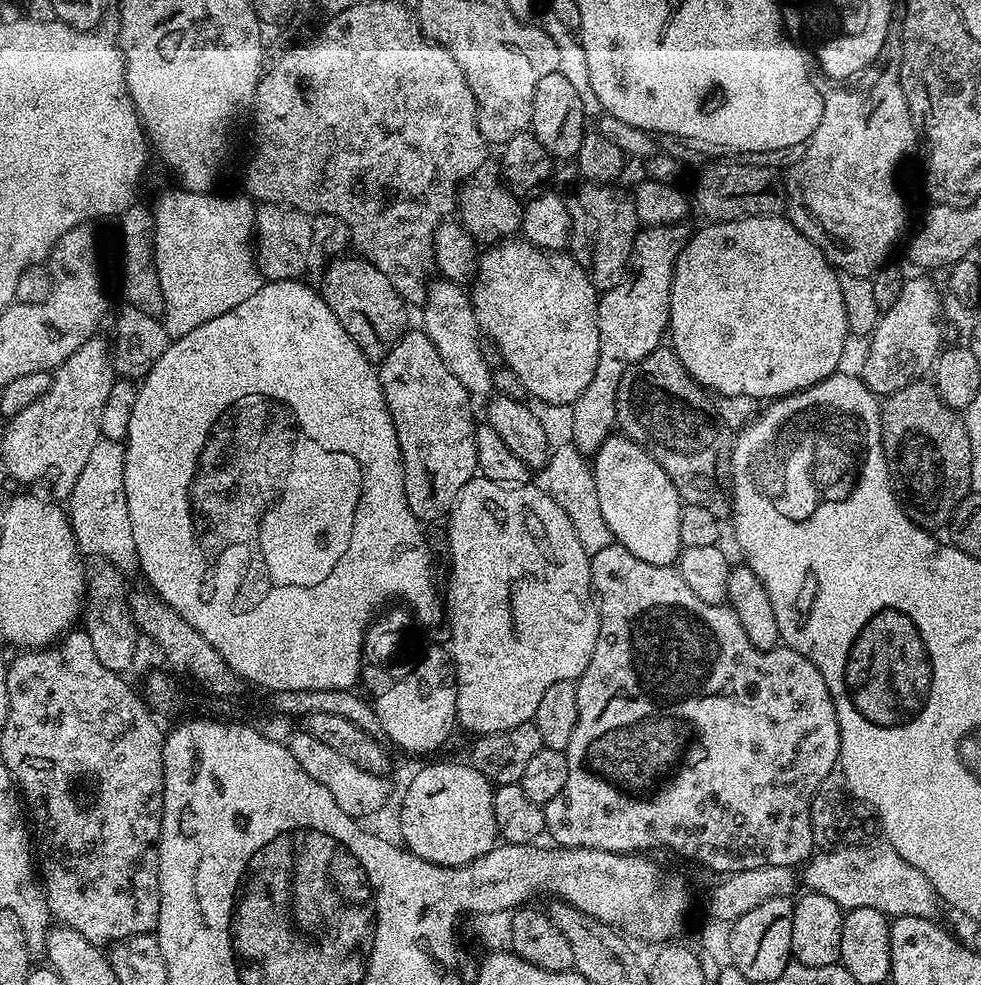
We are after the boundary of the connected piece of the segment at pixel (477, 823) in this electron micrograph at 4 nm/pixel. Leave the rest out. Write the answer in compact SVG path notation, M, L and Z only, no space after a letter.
M470 763L463 764L428 764L420 768L412 776L408 789L404 792L404 801L400 804L400 832L404 835L403 847L447 868L457 868L460 864L468 864L477 860L482 854L495 848L498 833L494 822L494 784L472 768Z

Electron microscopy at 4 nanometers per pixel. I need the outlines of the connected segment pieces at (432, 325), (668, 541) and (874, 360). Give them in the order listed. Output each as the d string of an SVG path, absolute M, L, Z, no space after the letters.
M447 278L433 281L429 285L428 300L424 311L423 331L434 342L436 349L442 355L443 361L450 366L451 372L458 378L463 388L471 398L471 408L474 412L483 409L495 393L494 370L484 354L484 335L473 312L469 295L459 284Z
M613 434L602 442L594 454L594 471L597 482L598 501L606 526L612 531L612 539L621 544L630 554L651 564L675 565L679 561L682 545L680 543L680 509L682 501L674 482L662 470L662 466L644 447L623 434Z
M916 274L913 278L905 279L902 286L902 294L898 294L898 302L894 306L883 309L878 326L873 330L868 344L868 361L864 364L862 379L868 388L875 392L877 397L883 398L891 392L902 390L902 386L911 384L912 381L918 380L933 371L934 365L942 352L940 342L945 339L945 325L940 324L940 319L944 316L944 308L940 305L940 292L927 280L927 275Z

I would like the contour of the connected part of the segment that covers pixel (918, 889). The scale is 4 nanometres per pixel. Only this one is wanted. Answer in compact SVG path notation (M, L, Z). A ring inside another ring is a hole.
M849 843L848 848L836 846L831 850L817 851L802 868L803 883L804 880L808 883L807 891L826 894L826 898L834 898L834 902L845 910L873 908L889 918L913 916L936 920L942 901L926 874L910 866L910 862L906 862L906 858L902 858L902 854L898 854L891 844L872 843Z

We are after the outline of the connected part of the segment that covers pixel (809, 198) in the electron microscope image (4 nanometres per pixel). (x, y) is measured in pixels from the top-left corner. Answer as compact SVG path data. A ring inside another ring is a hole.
M814 56L809 57L807 61L808 77L823 98L822 122L815 128L811 139L807 141L806 147L803 149L803 152L805 151L804 157L789 170L788 176L786 172L786 216L804 237L810 242L817 244L822 251L824 251L824 257L827 258L833 266L839 269L840 272L849 272L850 274L871 277L889 263L888 255L895 250L896 243L899 242L900 235L904 232L904 200L900 197L899 190L896 189L896 167L899 166L900 159L902 159L907 152L915 150L918 144L918 138L920 139L918 124L917 121L915 124L912 118L912 112L910 110L911 101L904 92L899 63L893 62L893 64L888 65L870 88L850 92L846 89L848 87L843 84L843 81L830 79L828 75L823 72L819 66L819 62L817 62Z

